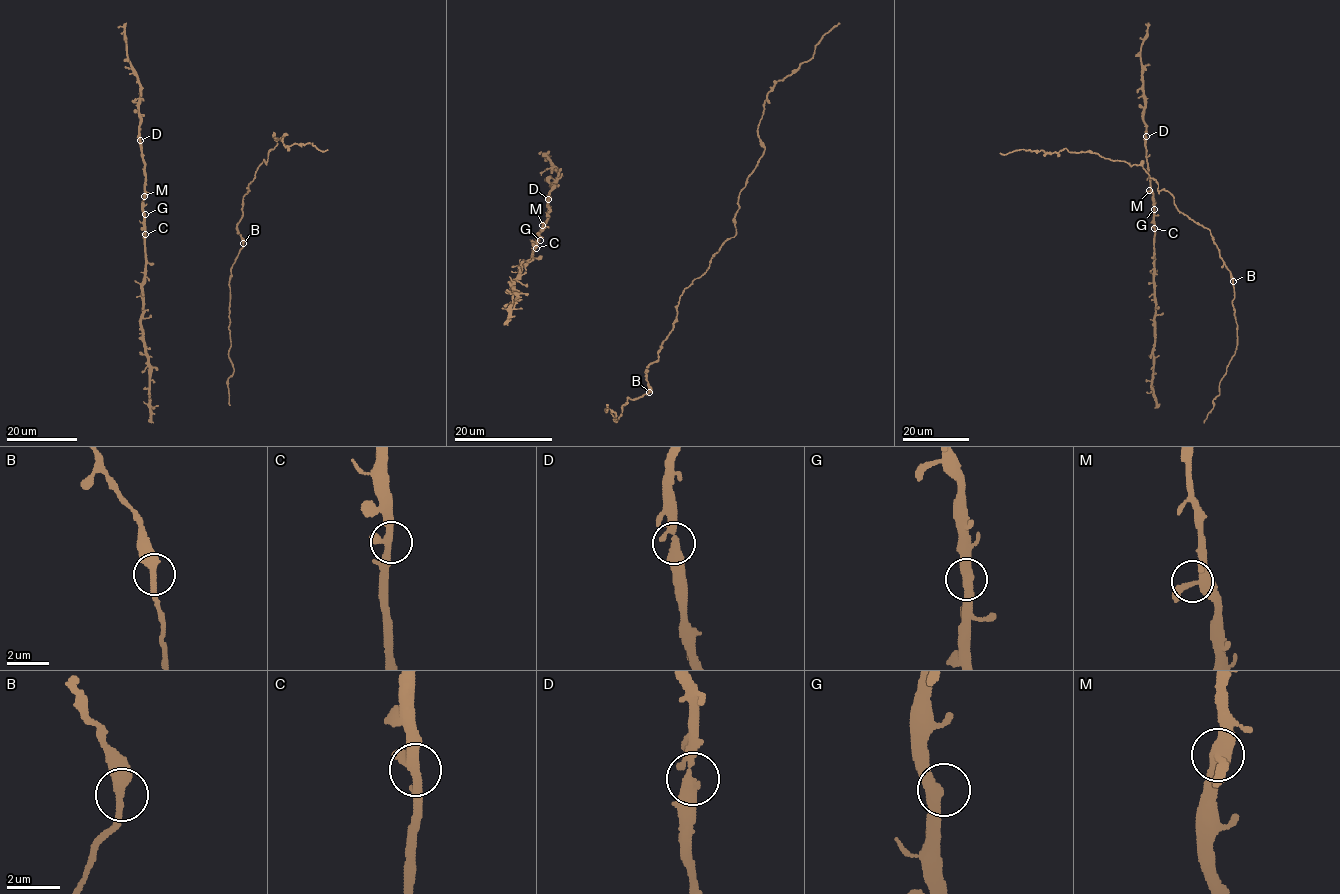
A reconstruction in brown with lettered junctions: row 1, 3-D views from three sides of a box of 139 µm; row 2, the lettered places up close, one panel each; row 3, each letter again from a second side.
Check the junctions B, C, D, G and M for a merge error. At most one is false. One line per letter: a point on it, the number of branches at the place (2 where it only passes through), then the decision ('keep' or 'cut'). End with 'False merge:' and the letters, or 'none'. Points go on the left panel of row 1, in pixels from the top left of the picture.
B: (243, 243) | 2 | keep
C: (145, 234) | 3 | keep
D: (140, 140) | 3 | keep
G: (145, 214) | 2 | keep
M: (144, 196) | 3 | keep
False merge: none

